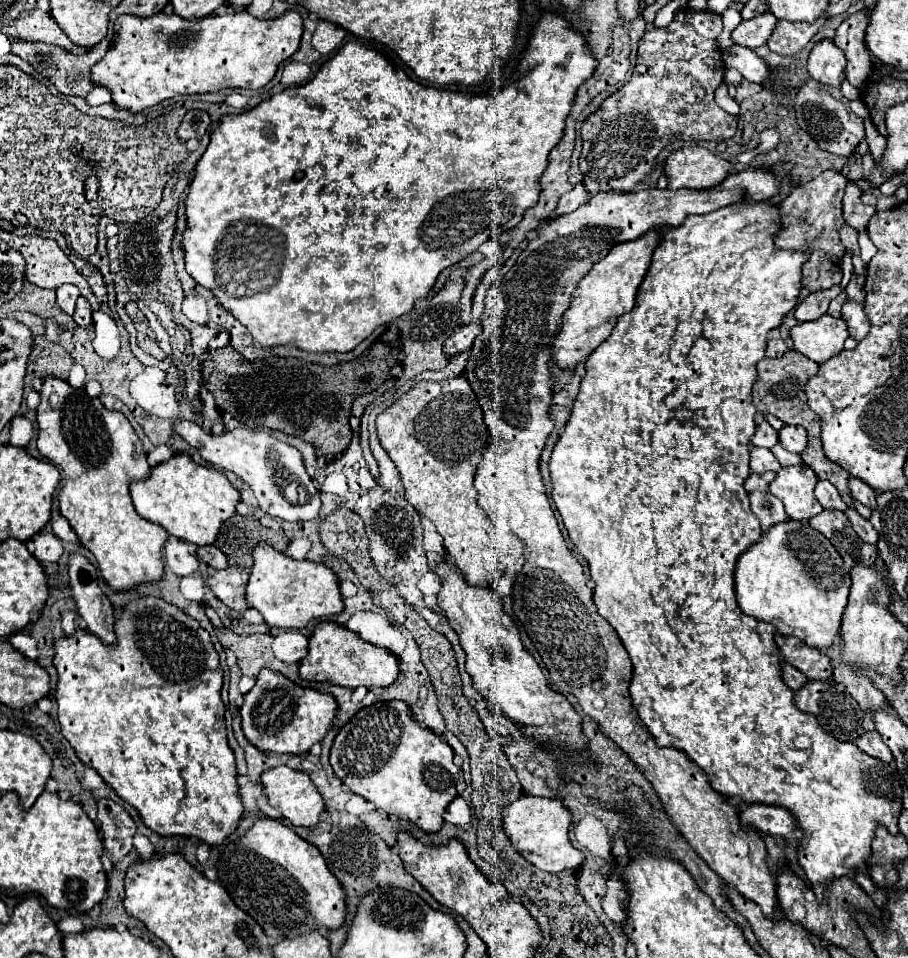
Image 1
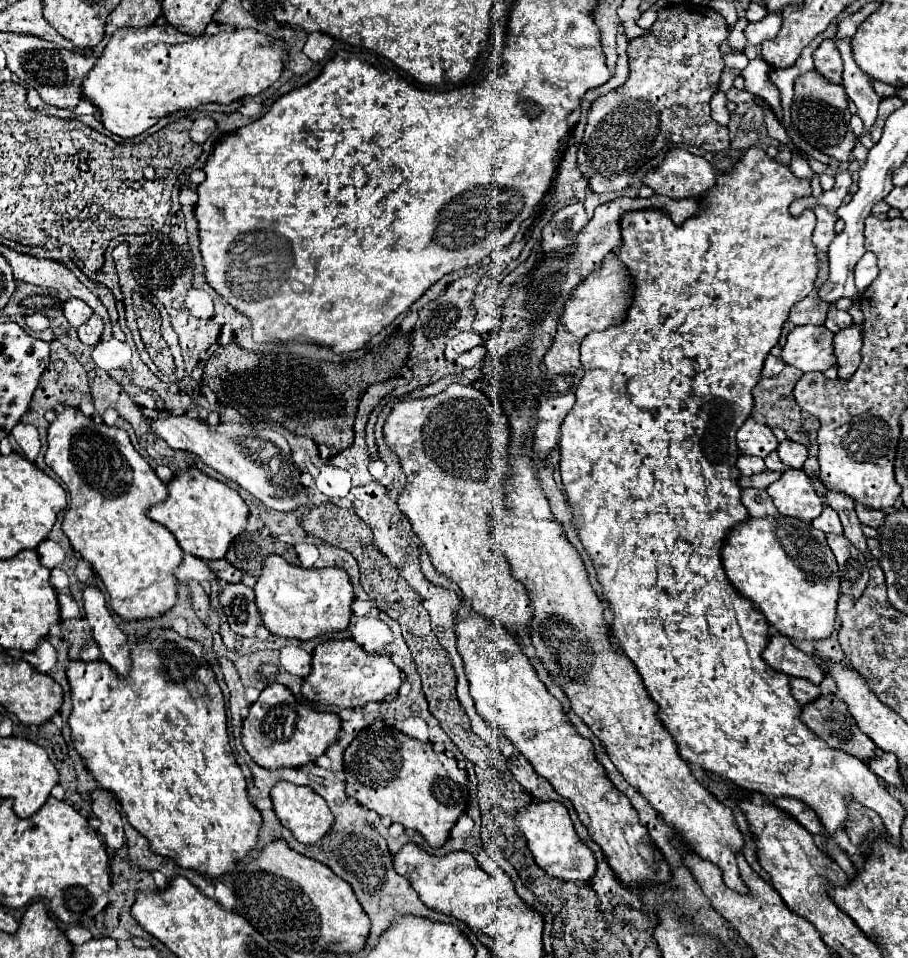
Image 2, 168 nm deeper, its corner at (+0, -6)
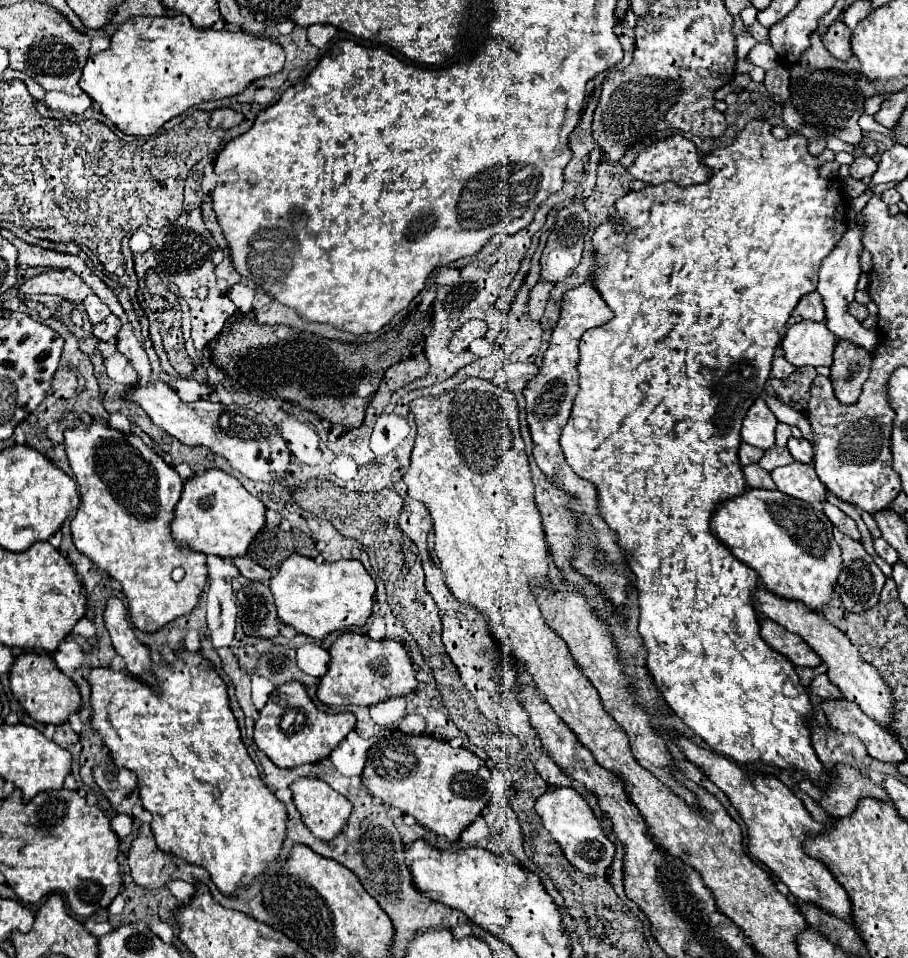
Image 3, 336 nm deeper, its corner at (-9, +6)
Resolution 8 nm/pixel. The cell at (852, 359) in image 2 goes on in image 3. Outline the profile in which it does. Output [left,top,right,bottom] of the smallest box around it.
[830,340,872,404]

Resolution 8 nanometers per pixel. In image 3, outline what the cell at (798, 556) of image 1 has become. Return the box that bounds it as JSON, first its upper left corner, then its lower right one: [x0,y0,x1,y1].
[712,490,842,612]

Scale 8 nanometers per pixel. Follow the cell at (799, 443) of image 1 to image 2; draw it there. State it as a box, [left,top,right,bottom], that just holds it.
[777,440,807,470]

